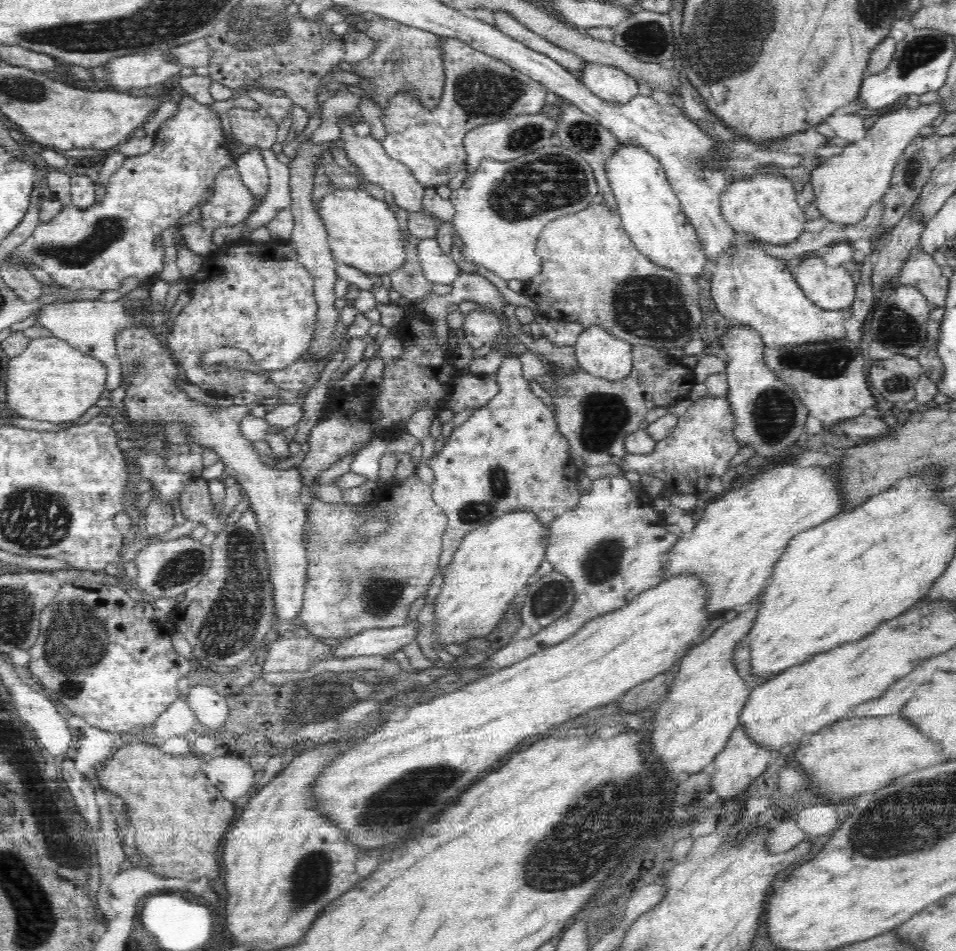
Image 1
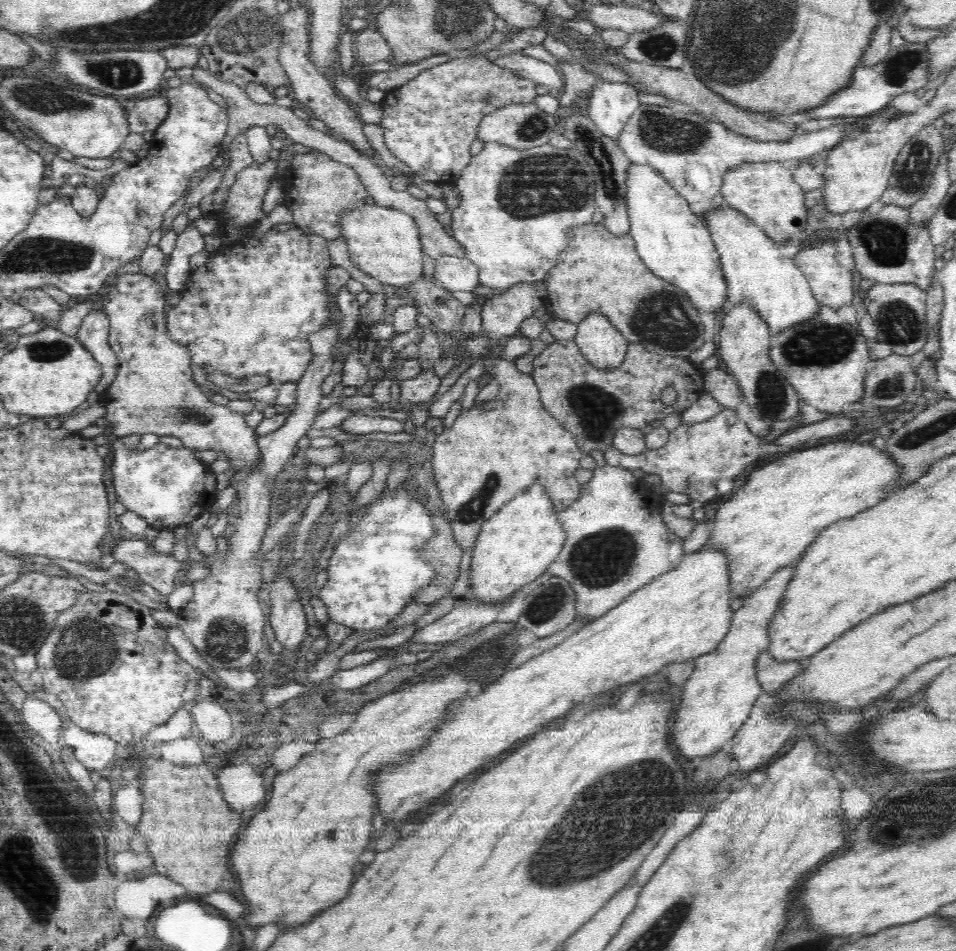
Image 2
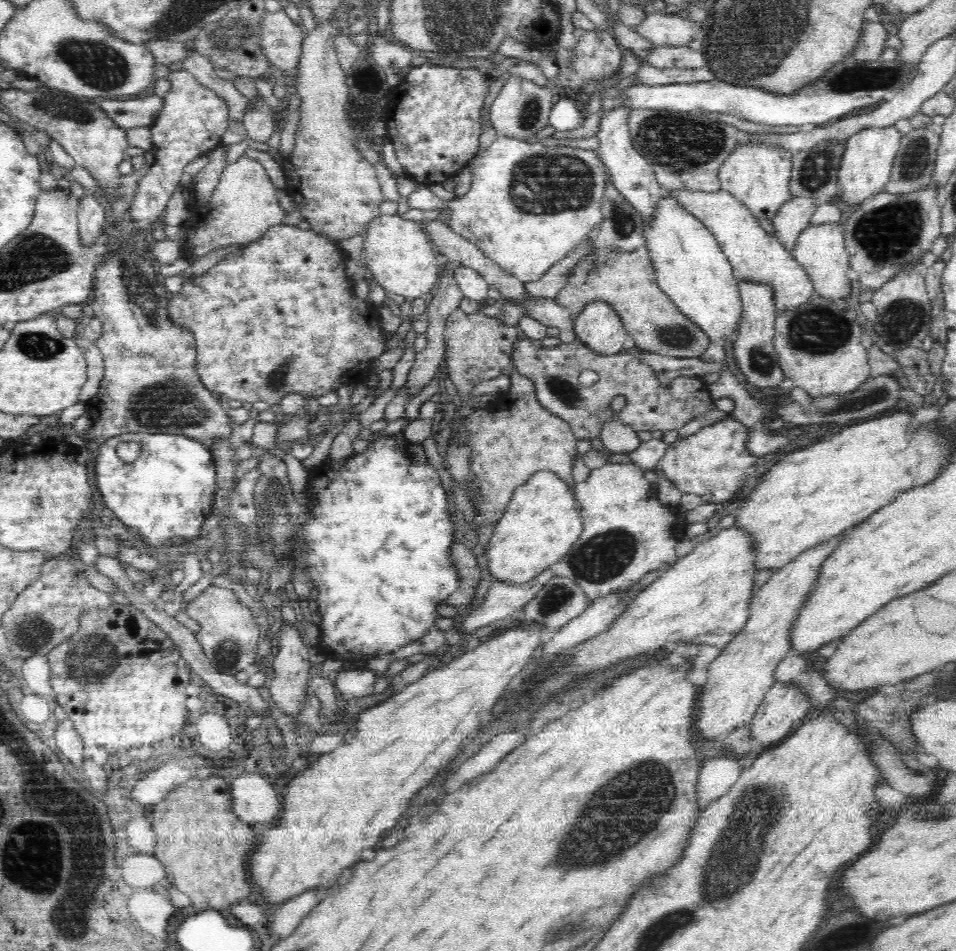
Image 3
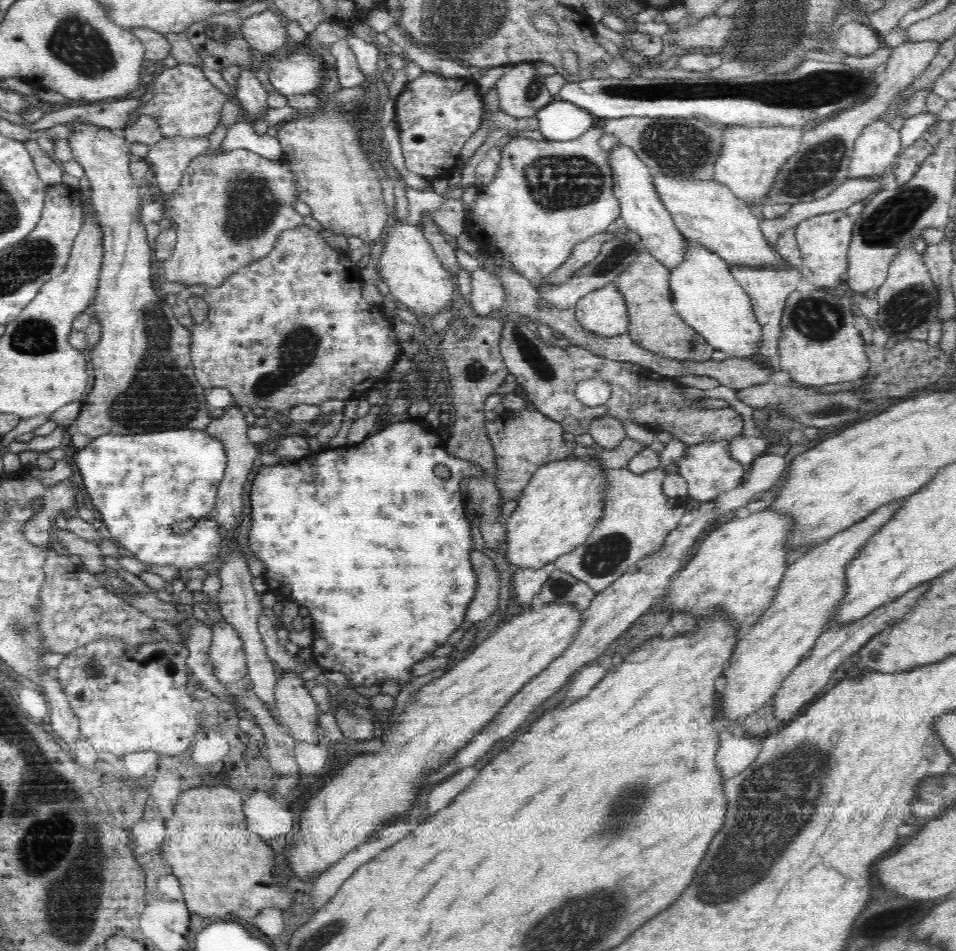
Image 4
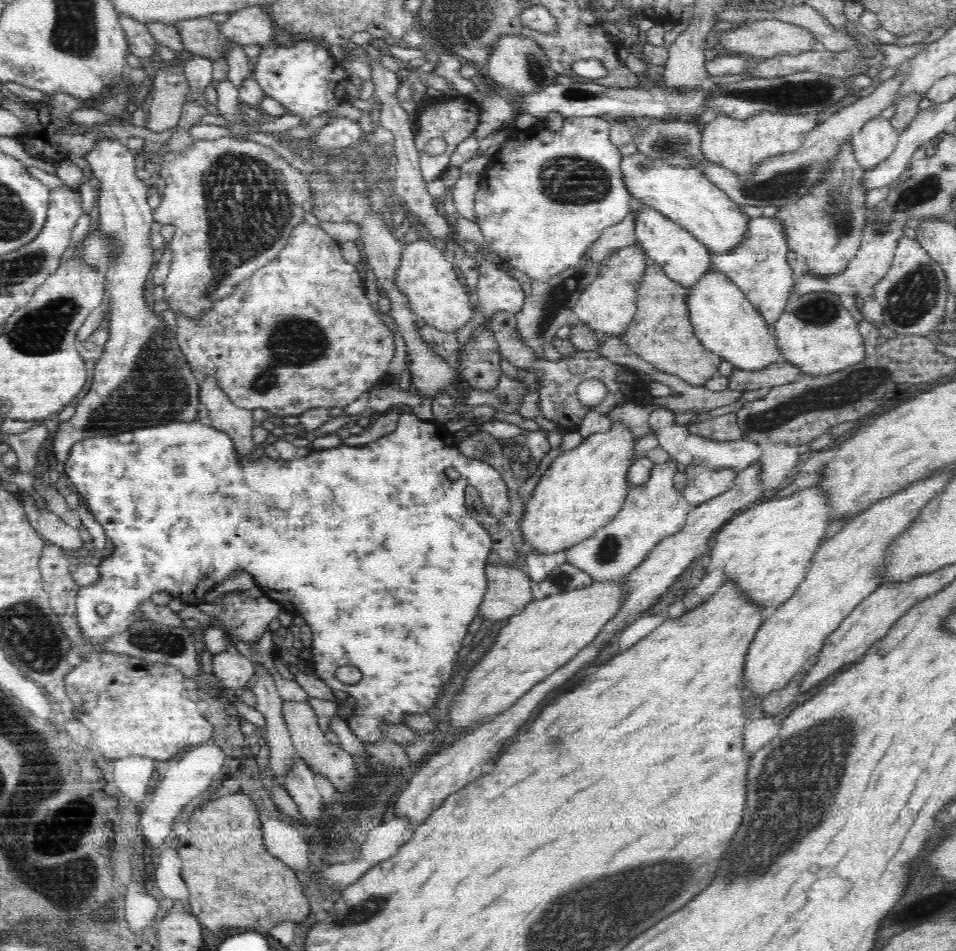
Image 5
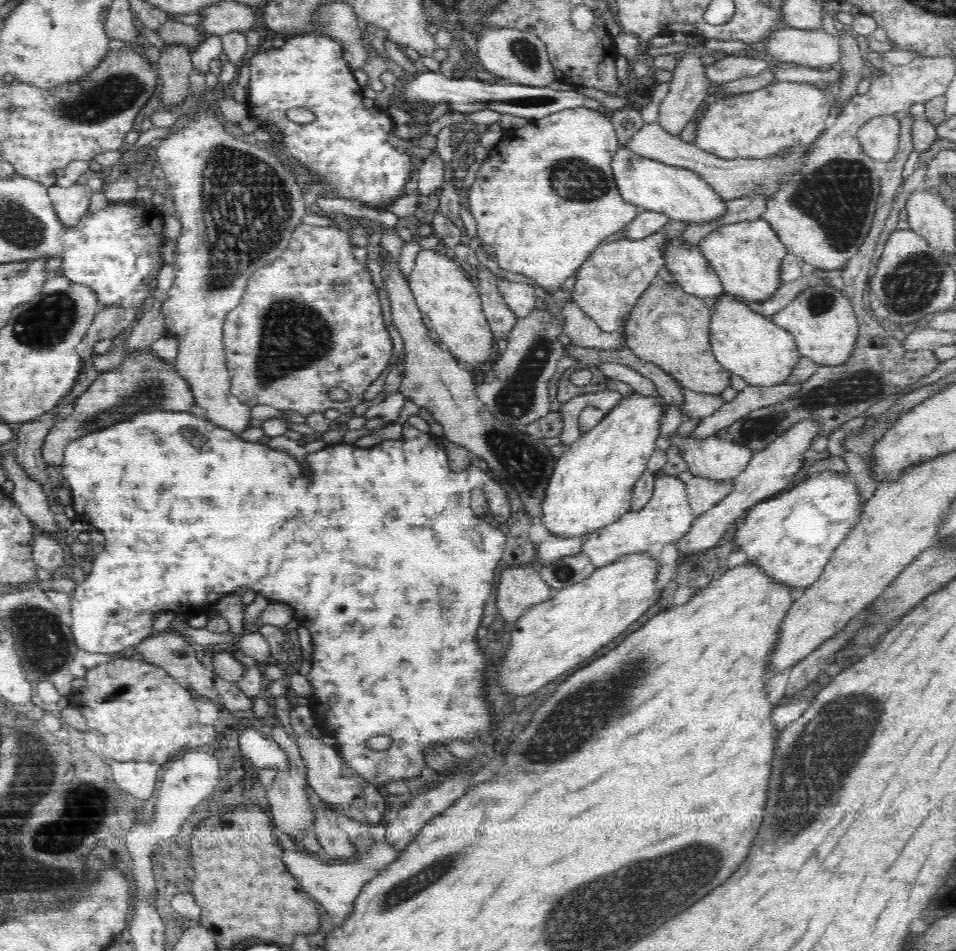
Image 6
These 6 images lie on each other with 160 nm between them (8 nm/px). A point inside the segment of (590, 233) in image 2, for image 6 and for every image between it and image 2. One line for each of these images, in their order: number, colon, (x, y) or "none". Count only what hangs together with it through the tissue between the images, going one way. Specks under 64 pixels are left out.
3: (625, 280)
4: (654, 325)
5: (660, 332)
6: (668, 327)

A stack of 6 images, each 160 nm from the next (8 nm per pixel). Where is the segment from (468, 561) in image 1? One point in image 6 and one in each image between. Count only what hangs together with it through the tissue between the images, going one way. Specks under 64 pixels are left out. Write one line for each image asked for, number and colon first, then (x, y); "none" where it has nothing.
2: (515, 546)
3: (540, 524)
4: (560, 506)
5: (583, 488)
6: (591, 485)

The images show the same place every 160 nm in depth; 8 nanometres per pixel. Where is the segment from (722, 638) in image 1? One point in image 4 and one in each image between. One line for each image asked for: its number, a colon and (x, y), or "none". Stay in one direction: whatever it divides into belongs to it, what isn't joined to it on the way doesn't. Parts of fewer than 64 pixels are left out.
2: (723, 687)
3: (739, 678)
4: (810, 587)

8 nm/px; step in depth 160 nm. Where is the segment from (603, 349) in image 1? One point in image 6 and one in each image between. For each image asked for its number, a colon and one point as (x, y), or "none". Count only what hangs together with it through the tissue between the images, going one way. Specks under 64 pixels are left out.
2: (601, 344)
3: (599, 328)
4: (602, 312)
5: (607, 305)
6: (608, 285)

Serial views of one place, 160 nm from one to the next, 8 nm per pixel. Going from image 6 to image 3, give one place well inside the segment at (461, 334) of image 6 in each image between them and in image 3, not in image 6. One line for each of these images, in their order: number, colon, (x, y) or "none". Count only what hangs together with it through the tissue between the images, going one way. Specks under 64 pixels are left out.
3: (397, 252)
4: (416, 277)
5: (434, 291)

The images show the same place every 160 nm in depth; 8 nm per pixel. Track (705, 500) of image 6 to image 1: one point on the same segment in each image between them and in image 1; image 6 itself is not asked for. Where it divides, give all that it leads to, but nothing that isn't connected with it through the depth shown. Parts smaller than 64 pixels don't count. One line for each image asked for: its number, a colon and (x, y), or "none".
1: (701, 445)
2: (696, 456)
3: (711, 463)
4: (708, 468)
5: (703, 483)

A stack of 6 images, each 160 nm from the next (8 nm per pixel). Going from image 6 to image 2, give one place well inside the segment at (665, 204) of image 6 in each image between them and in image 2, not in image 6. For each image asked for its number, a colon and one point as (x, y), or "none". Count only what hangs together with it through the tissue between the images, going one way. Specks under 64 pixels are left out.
2: (755, 273)
3: (756, 256)
4: (708, 212)
5: (686, 196)

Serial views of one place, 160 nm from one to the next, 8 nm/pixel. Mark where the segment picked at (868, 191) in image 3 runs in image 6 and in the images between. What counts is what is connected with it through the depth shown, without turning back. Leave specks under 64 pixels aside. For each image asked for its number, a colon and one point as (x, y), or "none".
4: (878, 147)
5: (877, 139)
6: (879, 138)

